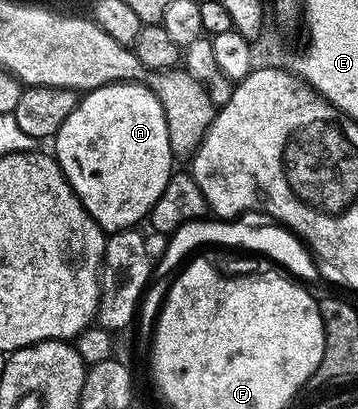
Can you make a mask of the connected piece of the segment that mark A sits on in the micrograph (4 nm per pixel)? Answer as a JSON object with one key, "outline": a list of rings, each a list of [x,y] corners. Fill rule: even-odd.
{"outline":[[[120,81],[113,85],[101,85],[99,89],[89,90],[79,100],[77,107],[72,111],[72,115],[68,115],[68,119],[64,119],[64,123],[52,138],[52,144],[54,144],[52,156],[58,162],[60,168],[62,168],[62,173],[68,179],[70,186],[74,188],[74,194],[78,196],[80,203],[88,211],[88,215],[92,215],[94,222],[101,225],[107,234],[120,232],[122,229],[133,229],[141,226],[149,218],[155,203],[160,199],[160,195],[164,195],[164,187],[168,187],[170,178],[176,169],[176,166],[174,166],[176,154],[172,151],[170,140],[168,139],[168,123],[164,115],[164,107],[160,103],[157,95],[144,83]]]}

